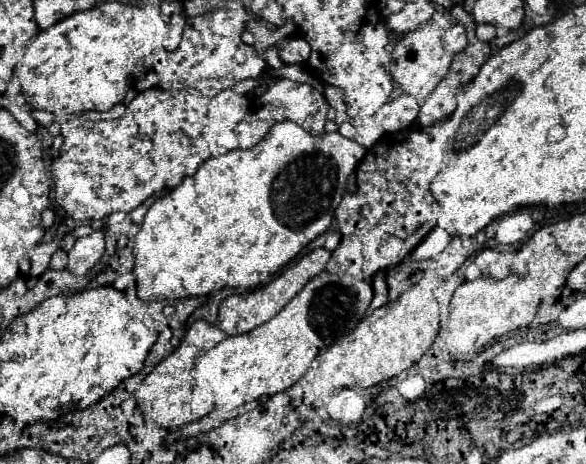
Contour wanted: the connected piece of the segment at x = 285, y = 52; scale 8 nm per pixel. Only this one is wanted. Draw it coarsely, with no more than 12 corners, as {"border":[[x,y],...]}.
{"border":[[291,37],[279,51],[287,65],[299,65],[309,57],[309,43]]}

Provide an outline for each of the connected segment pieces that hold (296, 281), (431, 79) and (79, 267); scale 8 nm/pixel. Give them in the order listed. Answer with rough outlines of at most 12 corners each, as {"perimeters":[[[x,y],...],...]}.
{"perimeters":[[[317,247],[267,285],[221,301],[227,335],[269,321],[325,269]],[[425,23],[399,37],[389,71],[425,99],[447,77],[453,49]],[[93,229],[69,251],[69,271],[89,271],[105,253],[105,233]]]}

